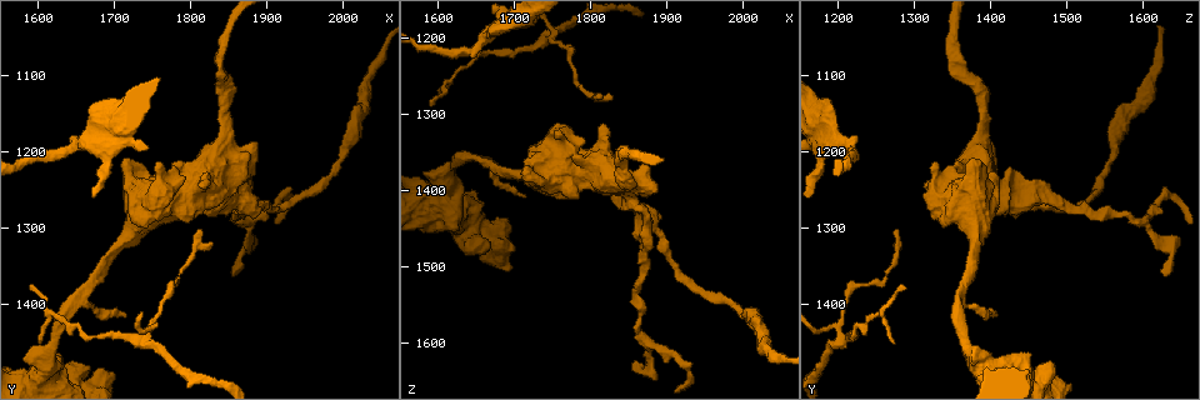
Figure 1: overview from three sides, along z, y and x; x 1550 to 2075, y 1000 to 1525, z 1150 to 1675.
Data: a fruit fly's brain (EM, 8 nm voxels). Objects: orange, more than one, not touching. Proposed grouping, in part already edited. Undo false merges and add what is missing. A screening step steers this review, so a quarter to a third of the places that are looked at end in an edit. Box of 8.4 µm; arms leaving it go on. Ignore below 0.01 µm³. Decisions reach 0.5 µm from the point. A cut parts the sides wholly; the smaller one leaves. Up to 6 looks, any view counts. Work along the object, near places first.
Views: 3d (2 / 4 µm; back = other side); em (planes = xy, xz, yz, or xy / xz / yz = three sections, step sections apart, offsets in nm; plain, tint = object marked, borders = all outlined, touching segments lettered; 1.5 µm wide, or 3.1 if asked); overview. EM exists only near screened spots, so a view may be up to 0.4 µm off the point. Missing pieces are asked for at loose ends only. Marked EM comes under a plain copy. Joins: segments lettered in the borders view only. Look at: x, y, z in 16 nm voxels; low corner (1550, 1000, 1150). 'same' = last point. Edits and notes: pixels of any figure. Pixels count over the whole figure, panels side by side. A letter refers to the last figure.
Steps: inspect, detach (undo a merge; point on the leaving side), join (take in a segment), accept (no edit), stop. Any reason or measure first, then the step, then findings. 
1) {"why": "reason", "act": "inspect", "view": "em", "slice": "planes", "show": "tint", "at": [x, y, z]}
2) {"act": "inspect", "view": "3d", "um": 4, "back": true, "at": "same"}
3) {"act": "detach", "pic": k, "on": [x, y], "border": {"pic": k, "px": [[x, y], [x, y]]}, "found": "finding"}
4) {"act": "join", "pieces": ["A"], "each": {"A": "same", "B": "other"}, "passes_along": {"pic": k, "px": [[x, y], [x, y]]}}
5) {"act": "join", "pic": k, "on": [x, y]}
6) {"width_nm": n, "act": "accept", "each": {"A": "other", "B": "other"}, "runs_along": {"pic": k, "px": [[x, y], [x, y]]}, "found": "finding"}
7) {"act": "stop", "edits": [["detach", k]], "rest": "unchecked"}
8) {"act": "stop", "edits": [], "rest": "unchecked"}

{"why": "stops while still wide", "act": "inspect", "view": "3d", "um": 4, "at": [1760, 1210, 1330]}

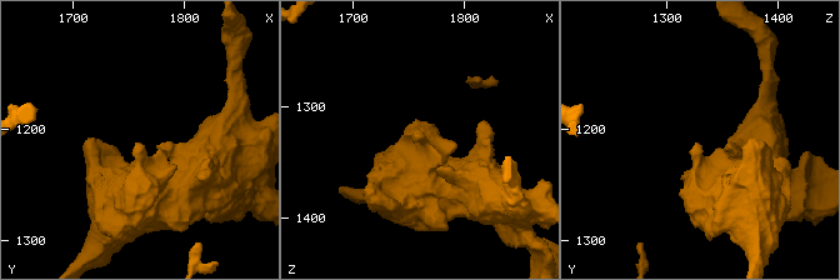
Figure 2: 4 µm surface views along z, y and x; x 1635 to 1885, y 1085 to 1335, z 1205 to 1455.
{"why": "shape alone is not enough", "act": "inspect", "view": "em", "slice": "planes", "show": "borders", "at": [1758, 1210, 1330]}

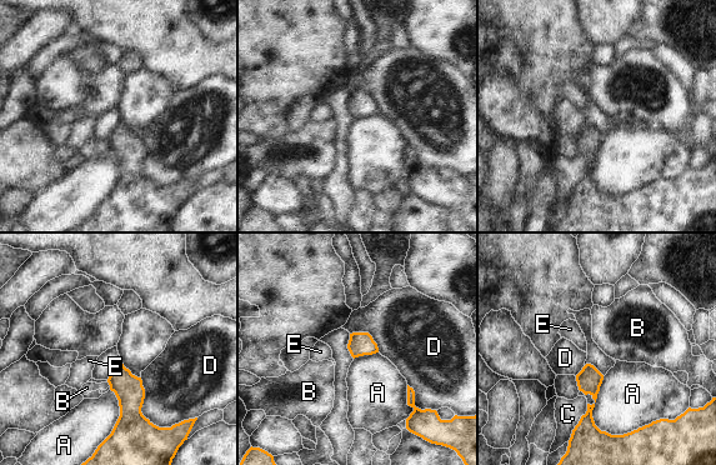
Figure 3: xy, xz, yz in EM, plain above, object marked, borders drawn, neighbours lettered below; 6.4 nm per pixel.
{"act": "accept", "each": {"A": "other", "B": "other", "C": "other", "D": "other", "E": "other"}, "border": {"pic": 3, "px": [[602, 376], [594, 423], [644, 426]]}, "found": "none of them fits"}

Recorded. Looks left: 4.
{"why": "an open end", "act": "inspect", "view": "em", "slice": "planes", "show": "borders", "at": [1665, 1165, 1200]}

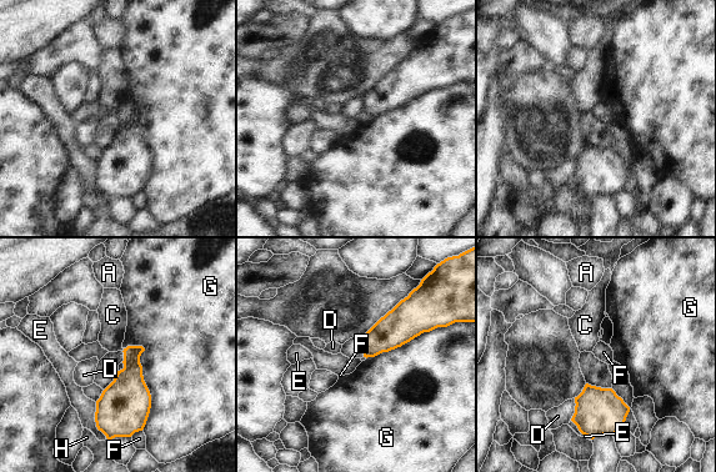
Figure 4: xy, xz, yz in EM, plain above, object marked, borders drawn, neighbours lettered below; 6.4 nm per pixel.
{"act": "accept", "each": {"A": "other", "C": "other", "D": "other", "E": "other", "F": "other", "G": "other", "H": "other"}, "found": "none of them fits"}

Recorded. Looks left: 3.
{"why": "four-way junction", "act": "inspect", "view": "3d", "um": 2, "at": [1745, 1450, 1200]}

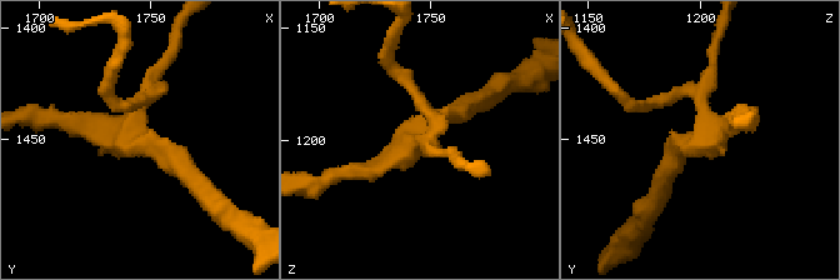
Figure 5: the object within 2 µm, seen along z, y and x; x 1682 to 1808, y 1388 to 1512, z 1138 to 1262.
{"arms": 4, "why": "need the tissue", "act": "inspect", "view": "em", "slice": "xz", "step": 4, "show": "tint", "at": [1743, 1448, 1199]}

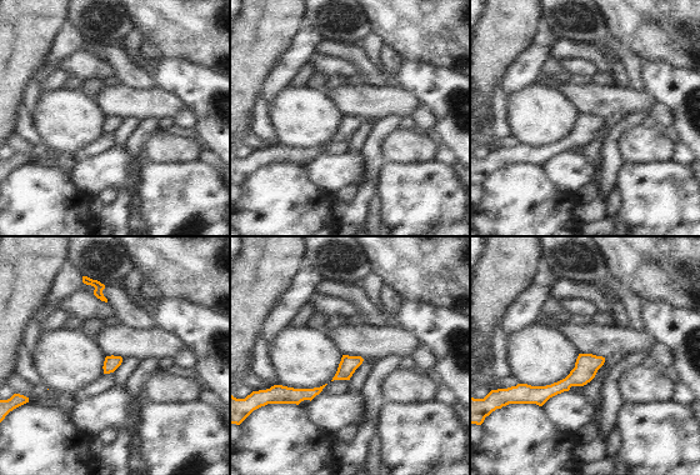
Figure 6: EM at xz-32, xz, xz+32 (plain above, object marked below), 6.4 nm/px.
{"act": "inspect", "view": "em", "slice": "planes", "show": "borders", "at": "same"}

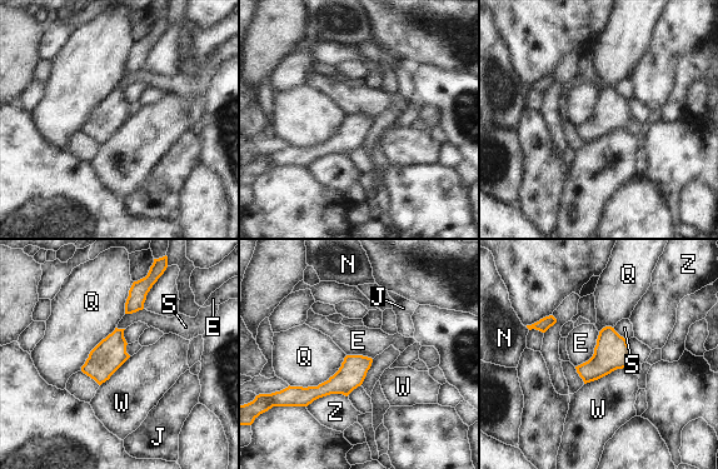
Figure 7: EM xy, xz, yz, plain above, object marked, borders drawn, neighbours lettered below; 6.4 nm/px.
{"width_nm": 170, "act": "accept", "each": {"E": "other", "J": "other", "N": "other", "Q": "other", "S": "other", "W": "other", "Z": "other"}, "runs_along": {"pic": 7, "px": [[368, 360], [319, 392], [292, 389]]}, "found": "one neuron here"}

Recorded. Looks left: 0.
{"act": "stop", "edits": [], "rest": "unchecked"}

